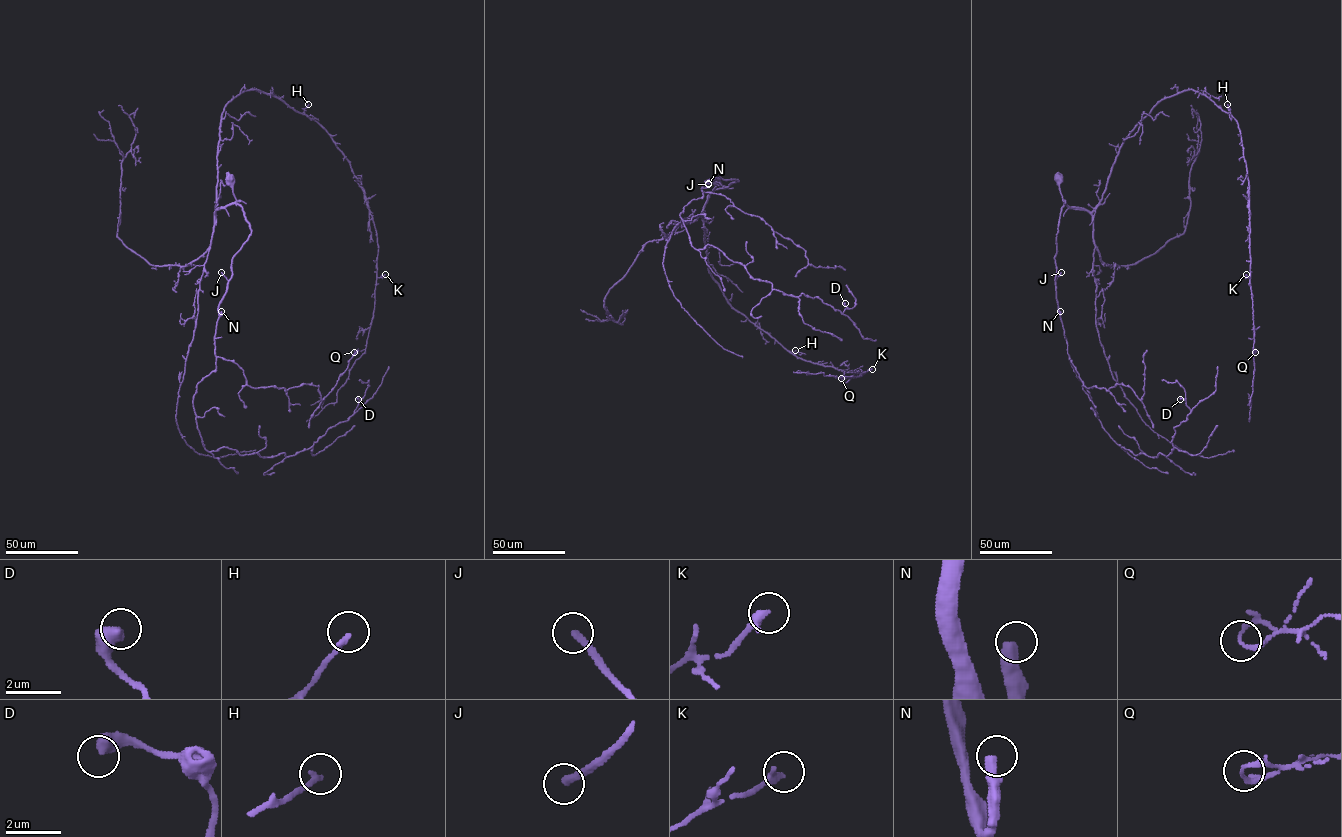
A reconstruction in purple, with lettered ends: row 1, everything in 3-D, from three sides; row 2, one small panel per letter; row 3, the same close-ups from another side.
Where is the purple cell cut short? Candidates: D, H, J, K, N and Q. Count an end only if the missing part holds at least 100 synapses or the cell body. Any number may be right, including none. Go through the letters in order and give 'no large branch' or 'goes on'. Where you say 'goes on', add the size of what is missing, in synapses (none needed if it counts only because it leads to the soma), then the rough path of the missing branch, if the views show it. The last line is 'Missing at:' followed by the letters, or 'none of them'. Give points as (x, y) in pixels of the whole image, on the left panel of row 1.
D: no large branch
H: no large branch
J: goes on | 150 syn | (221, 272), (217, 269), (201, 271), (189, 282), (183, 344)
K: no large branch
N: goes on | 800 syn | (221, 311), (251, 284), (260, 253), (298, 281), (371, 290), (389, 299), (392, 248), (405, 231), (407, 265)
Q: no large branch
Missing at: J, N

